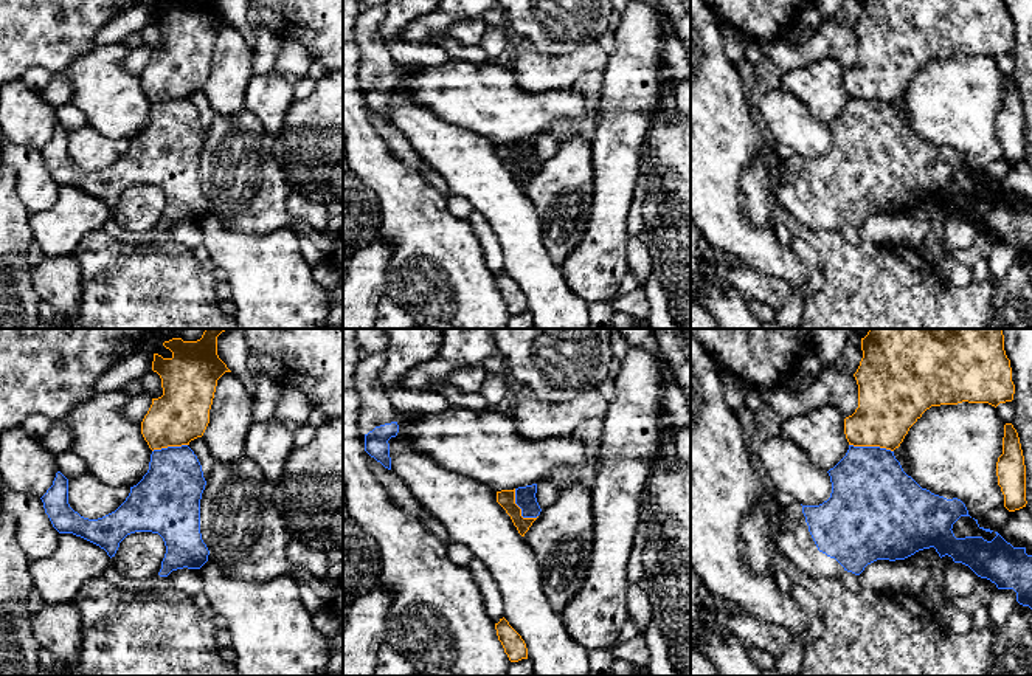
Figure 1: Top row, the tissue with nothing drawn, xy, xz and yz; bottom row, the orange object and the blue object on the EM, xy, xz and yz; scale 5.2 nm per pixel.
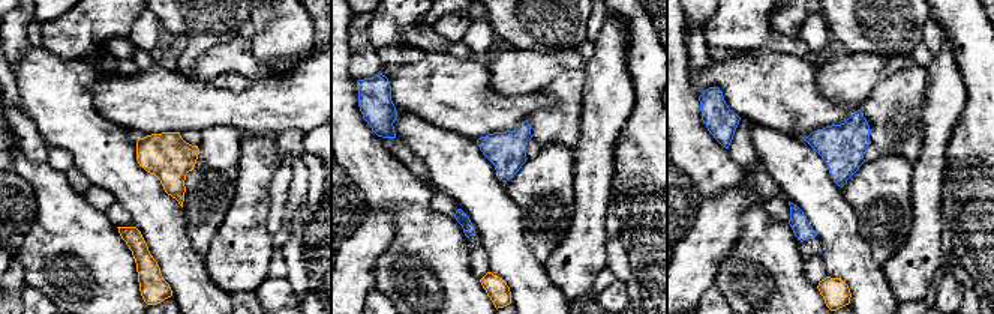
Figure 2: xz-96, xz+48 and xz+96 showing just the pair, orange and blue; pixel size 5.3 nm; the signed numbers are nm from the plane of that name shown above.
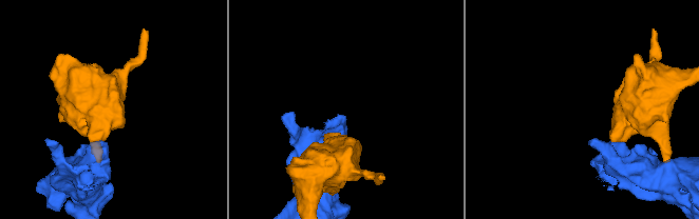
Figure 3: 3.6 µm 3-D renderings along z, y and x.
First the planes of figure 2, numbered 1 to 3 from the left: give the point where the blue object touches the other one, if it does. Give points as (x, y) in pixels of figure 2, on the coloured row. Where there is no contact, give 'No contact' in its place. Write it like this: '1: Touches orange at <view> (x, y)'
1: No contact
2: No contact
3: No contact

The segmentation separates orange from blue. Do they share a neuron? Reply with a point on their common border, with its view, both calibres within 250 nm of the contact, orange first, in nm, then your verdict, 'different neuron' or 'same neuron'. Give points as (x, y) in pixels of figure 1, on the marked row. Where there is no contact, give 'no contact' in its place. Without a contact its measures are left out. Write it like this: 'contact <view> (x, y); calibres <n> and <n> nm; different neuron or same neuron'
contact yz (871, 445); calibres 340 and 420 nm; different neuron

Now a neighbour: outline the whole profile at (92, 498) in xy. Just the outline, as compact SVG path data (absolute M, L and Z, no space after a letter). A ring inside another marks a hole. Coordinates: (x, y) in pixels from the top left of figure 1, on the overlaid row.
M88 470L74 479L68 479L68 504L88 519L98 519L115 512L129 493L130 487L109 485Z

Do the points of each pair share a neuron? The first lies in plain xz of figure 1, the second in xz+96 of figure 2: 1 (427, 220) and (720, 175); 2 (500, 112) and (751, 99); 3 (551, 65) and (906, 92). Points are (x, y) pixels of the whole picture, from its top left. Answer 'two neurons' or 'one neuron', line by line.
1: one neuron
2: one neuron
3: two neurons

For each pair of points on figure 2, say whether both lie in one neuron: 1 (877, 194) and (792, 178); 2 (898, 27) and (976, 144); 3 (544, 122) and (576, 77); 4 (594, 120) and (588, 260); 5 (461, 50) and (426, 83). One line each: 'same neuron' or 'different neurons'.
1: different neurons
2: different neurons
3: same neuron
4: same neuron
5: different neurons

